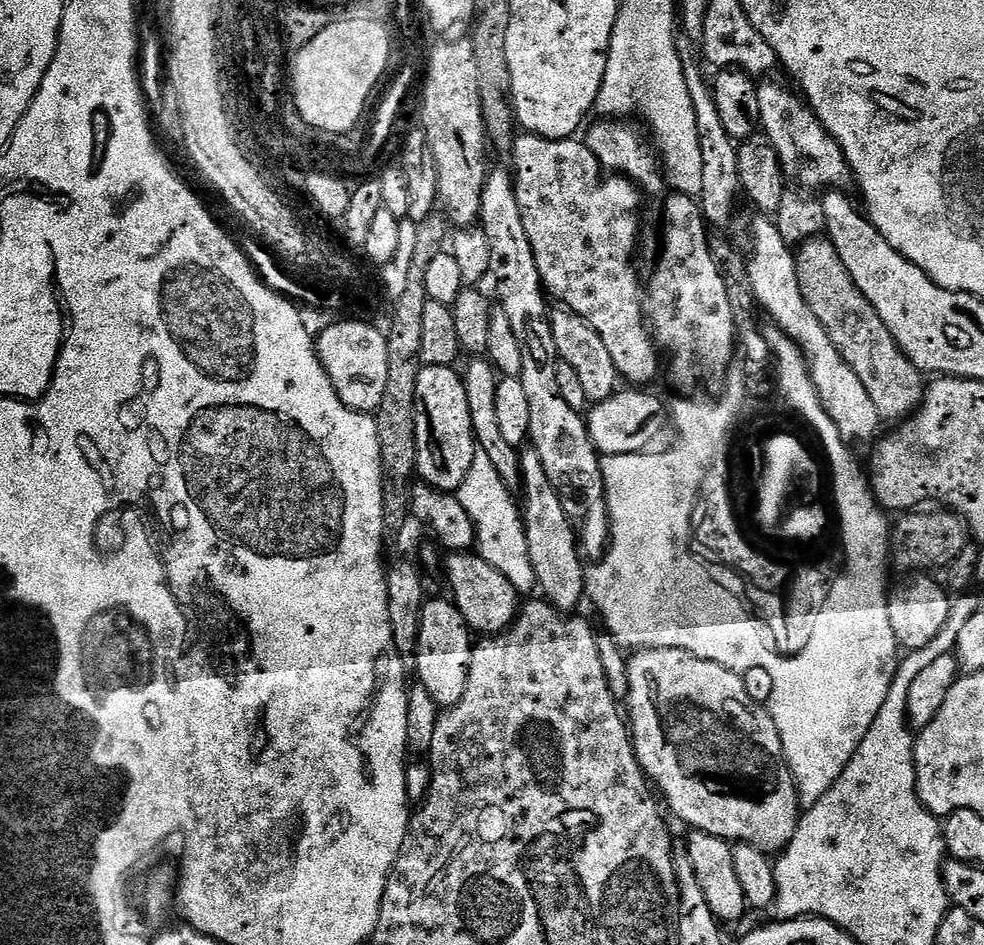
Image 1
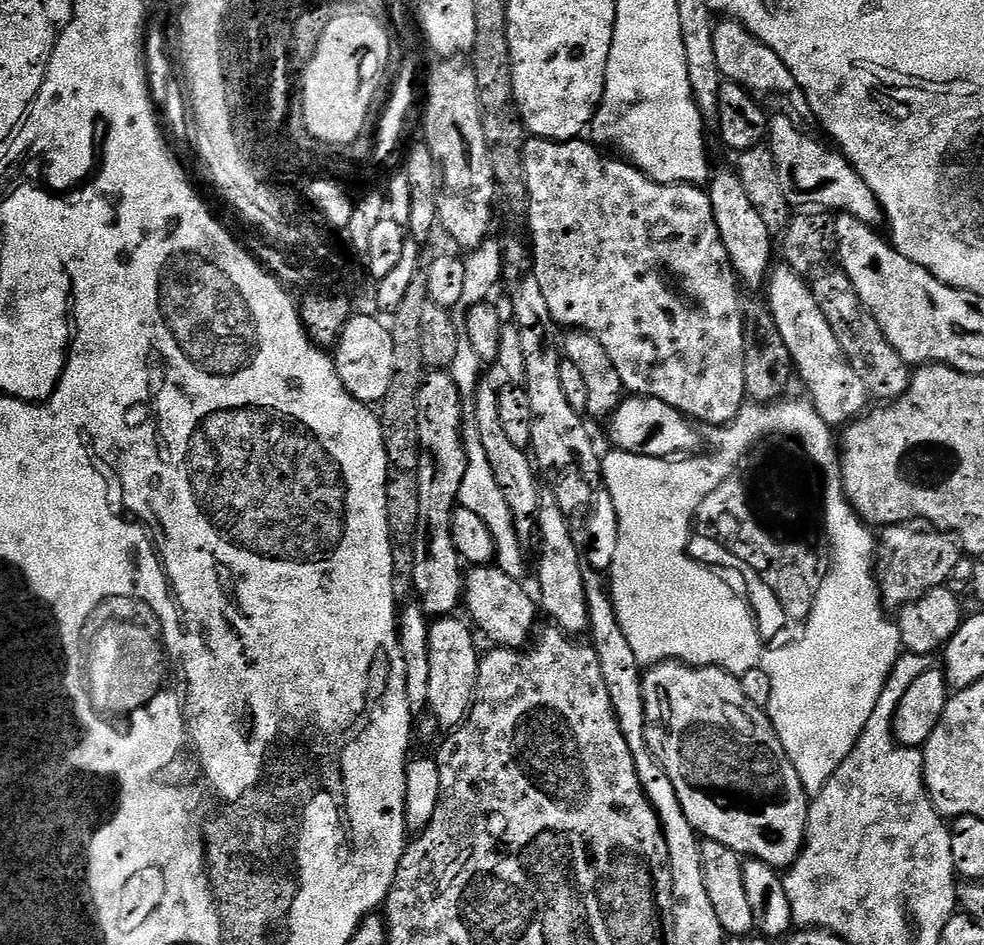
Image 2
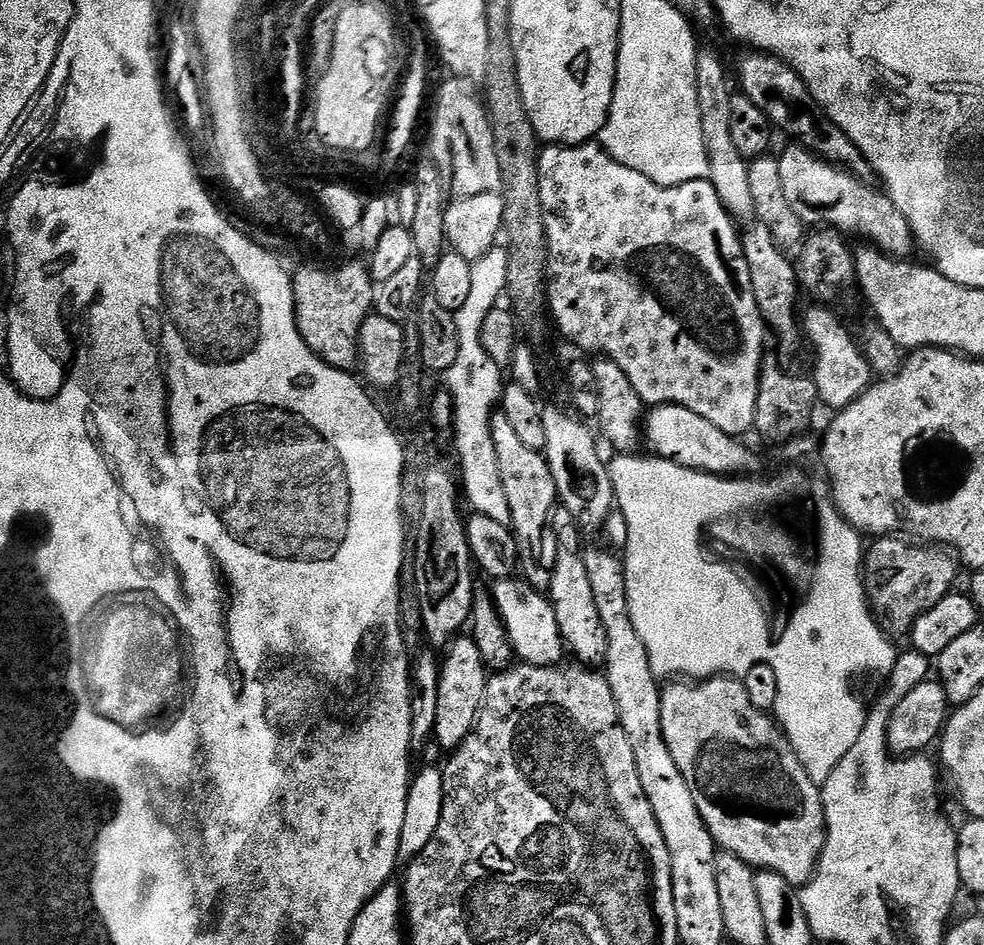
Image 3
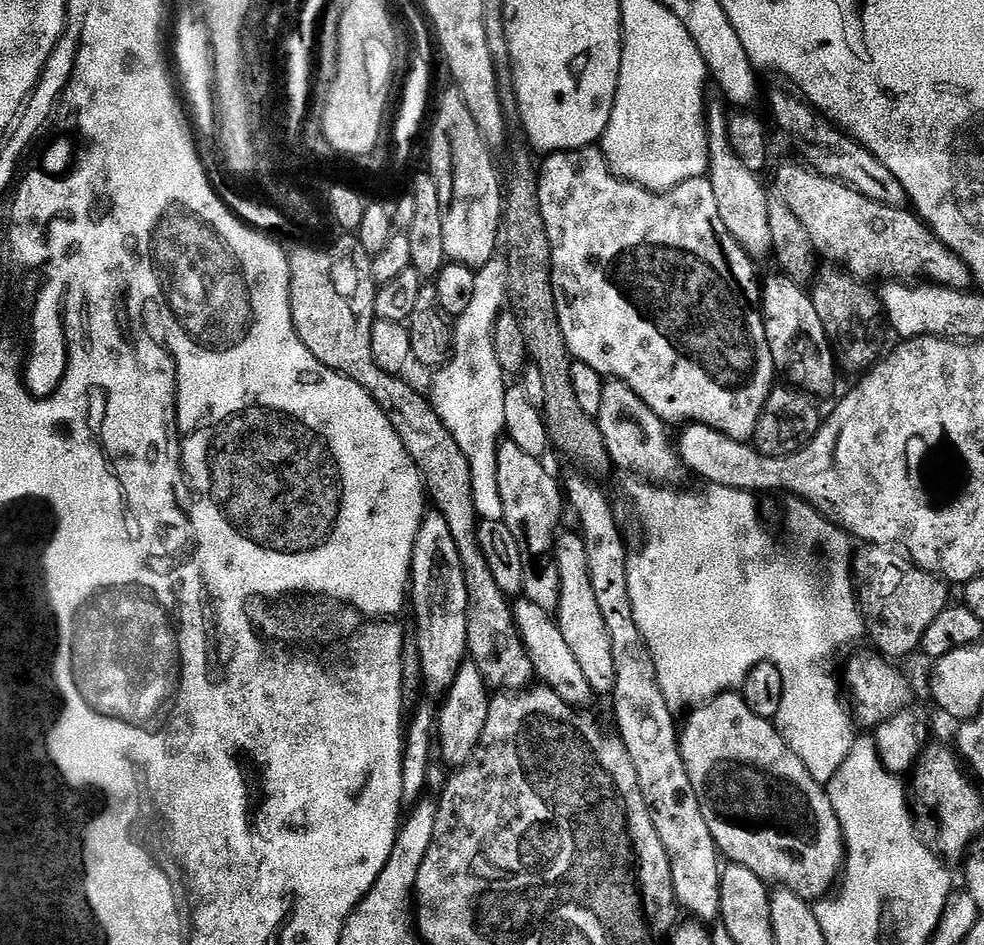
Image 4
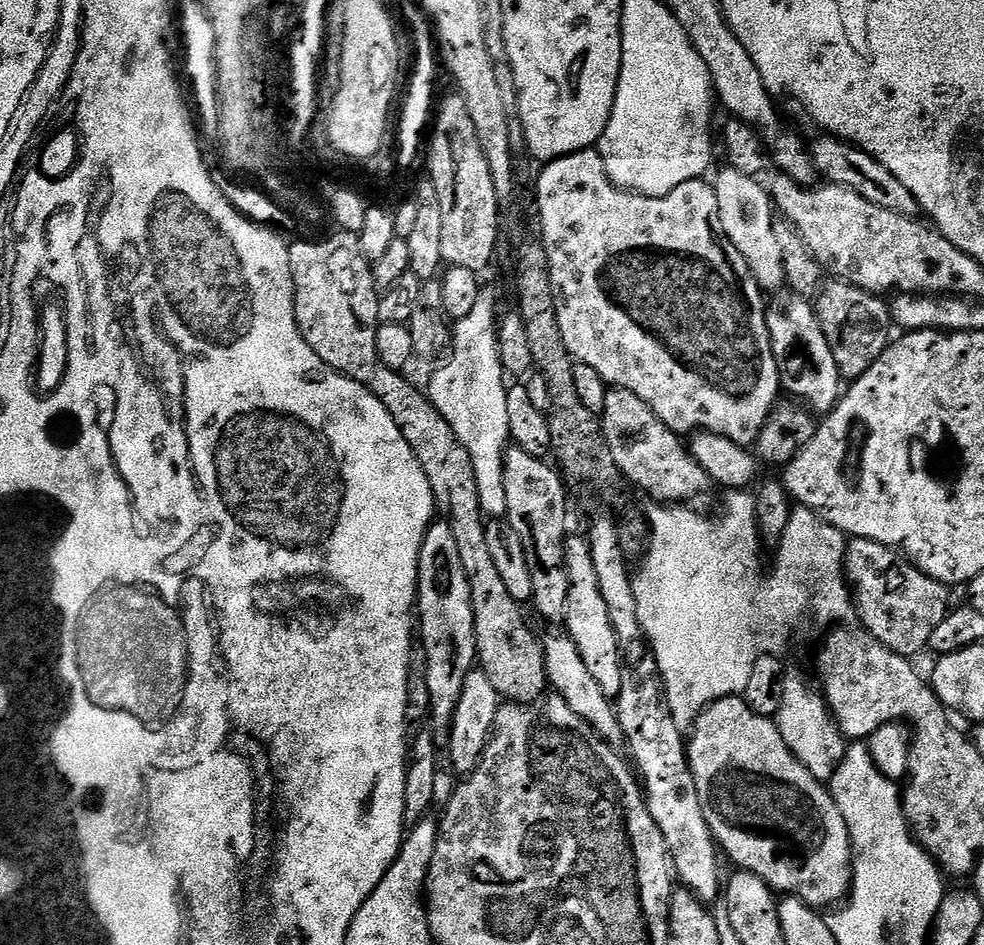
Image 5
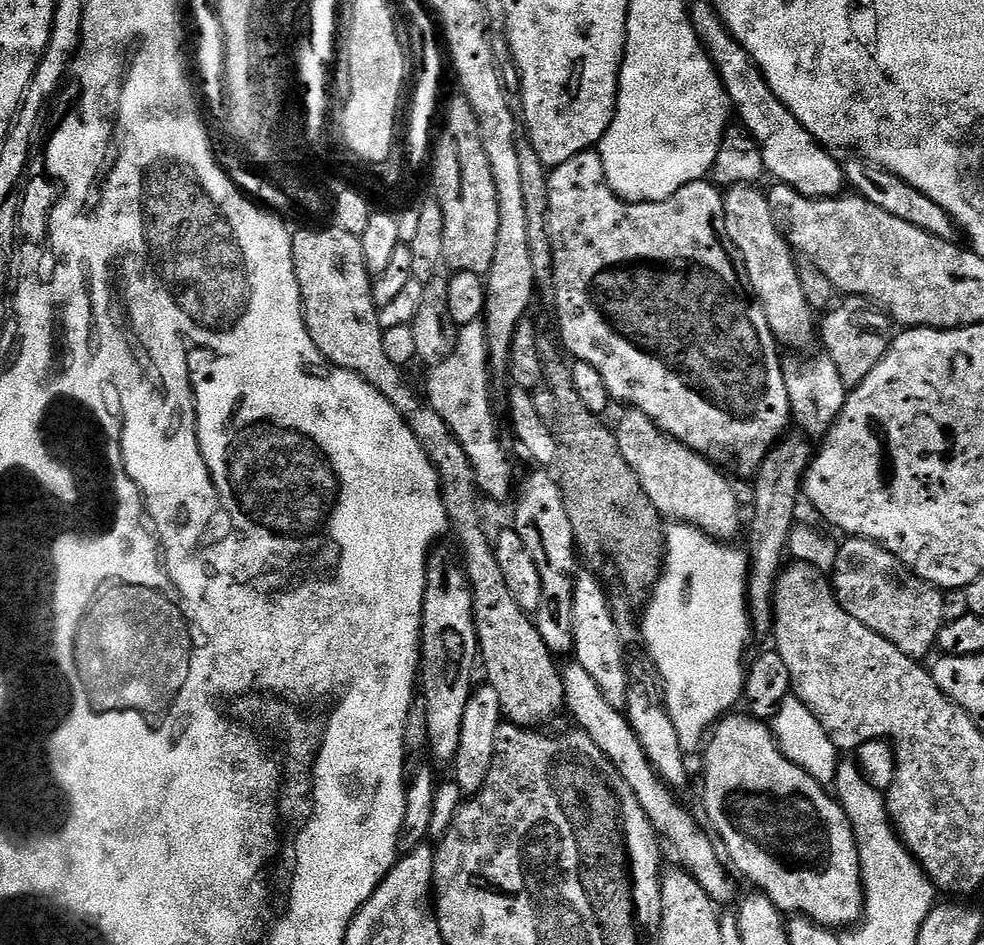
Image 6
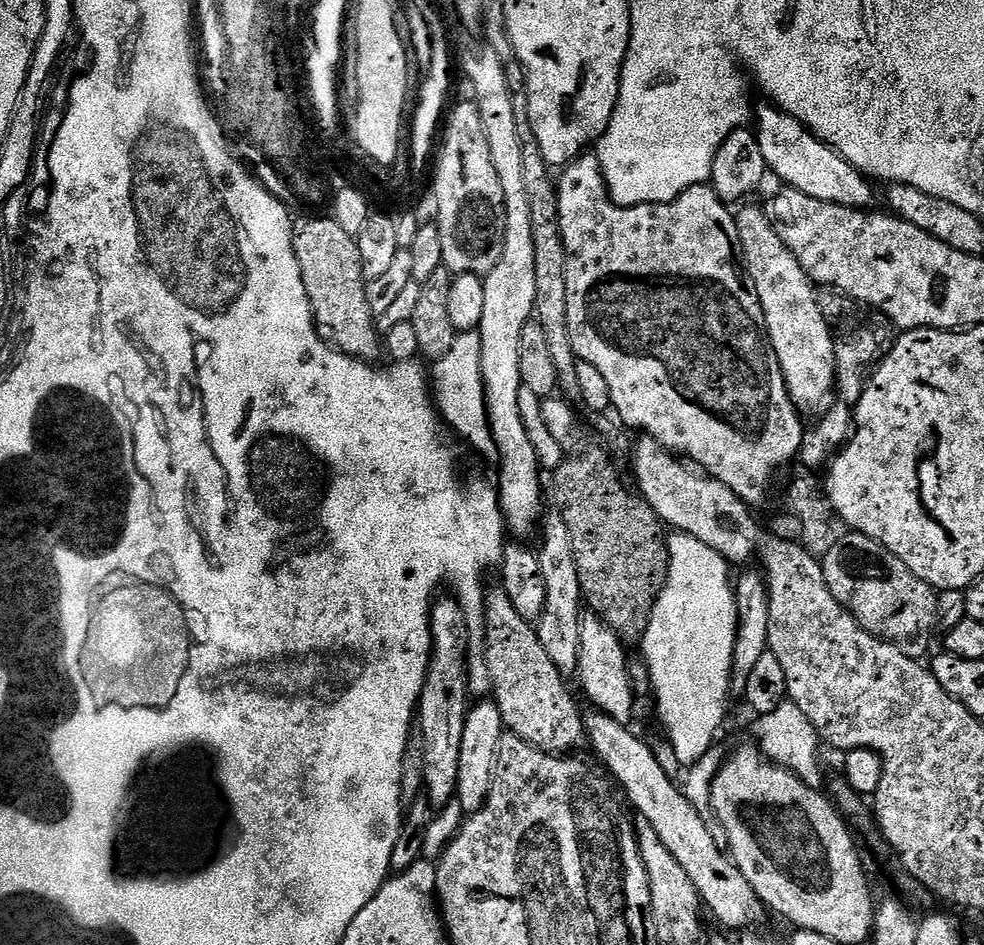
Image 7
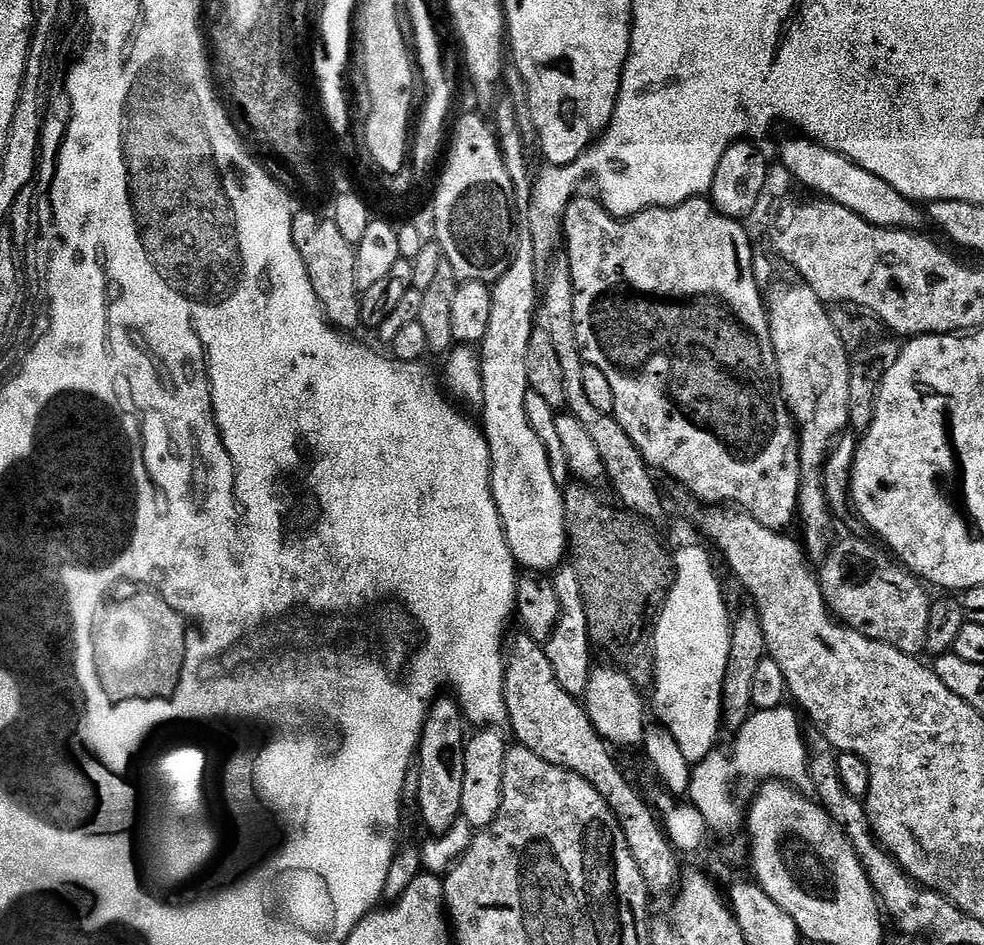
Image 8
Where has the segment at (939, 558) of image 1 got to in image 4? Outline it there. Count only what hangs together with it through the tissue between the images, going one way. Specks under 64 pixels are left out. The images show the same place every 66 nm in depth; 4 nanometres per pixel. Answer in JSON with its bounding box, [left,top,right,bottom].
[854,543,949,662]

